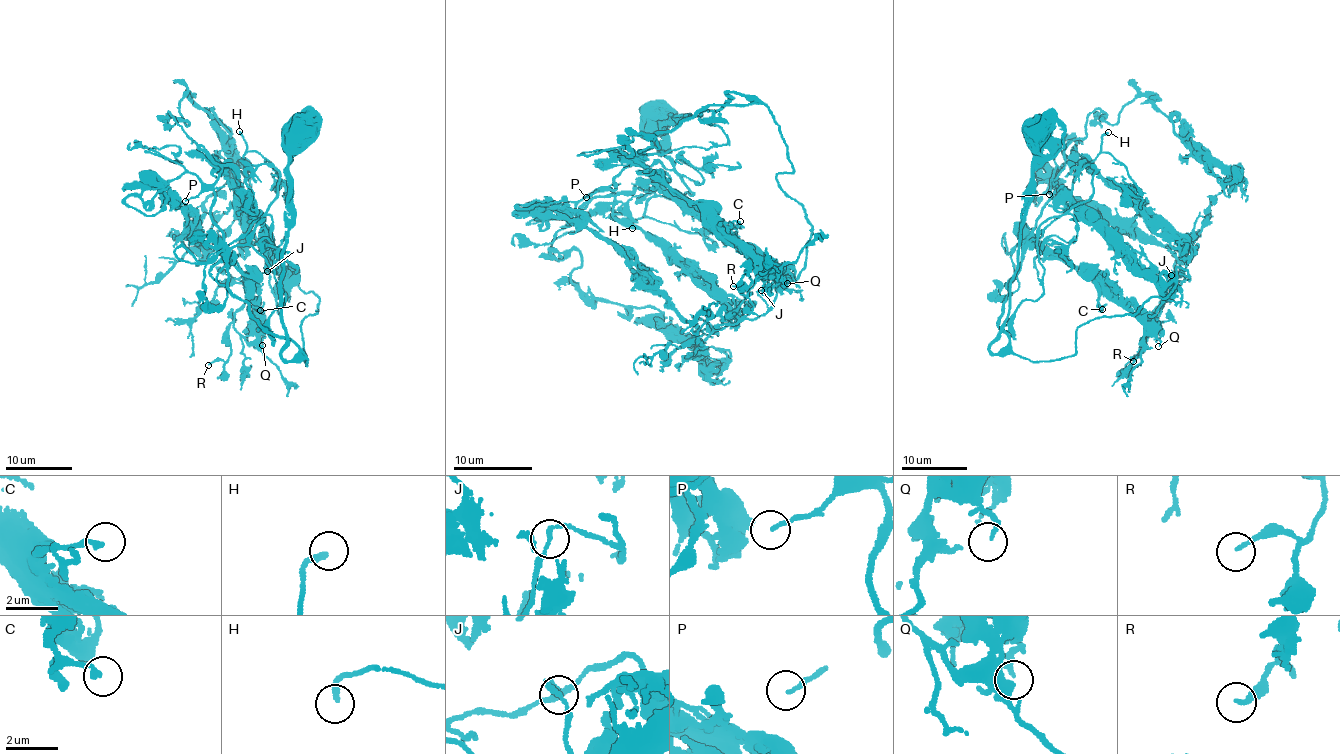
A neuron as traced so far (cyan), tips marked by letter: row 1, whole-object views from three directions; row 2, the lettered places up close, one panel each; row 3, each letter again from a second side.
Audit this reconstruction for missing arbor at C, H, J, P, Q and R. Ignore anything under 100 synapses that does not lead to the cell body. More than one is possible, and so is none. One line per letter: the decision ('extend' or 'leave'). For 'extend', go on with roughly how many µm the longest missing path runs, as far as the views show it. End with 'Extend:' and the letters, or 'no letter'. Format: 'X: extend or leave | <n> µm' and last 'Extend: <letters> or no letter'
C: leave
H: extend | 25 µm
J: leave
P: extend | 35 µm
Q: leave
R: leave
Extend: H, P

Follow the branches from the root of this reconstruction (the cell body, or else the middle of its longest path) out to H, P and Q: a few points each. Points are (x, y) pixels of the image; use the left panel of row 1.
H: (301, 132), (275, 336), (227, 282), (279, 183), (275, 166), (245, 163), (239, 131)
P: (301, 132), (292, 132), (288, 155), (284, 336), (230, 291), (223, 233), (210, 213), (214, 192), (185, 201)
Q: (301, 132), (292, 132), (288, 155), (284, 336), (275, 336), (230, 291), (226, 248), (249, 281), (262, 345)

